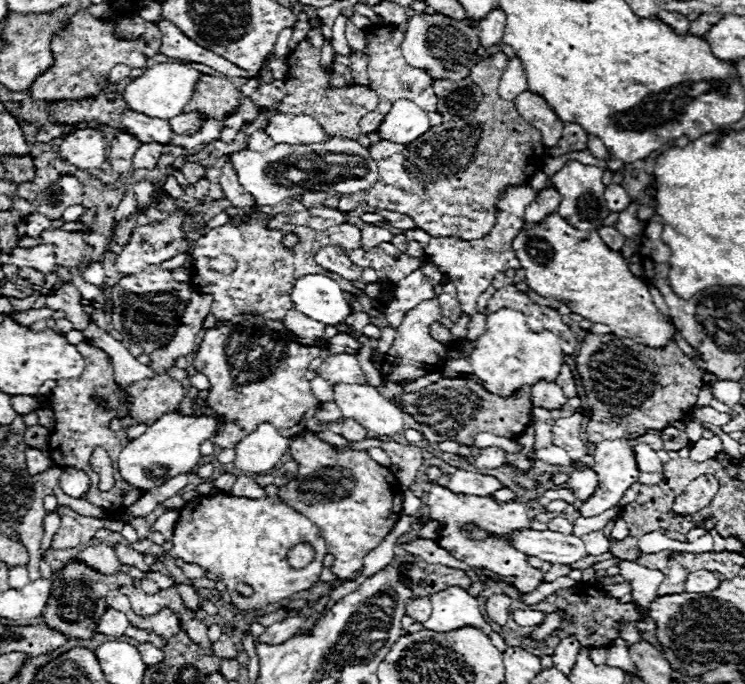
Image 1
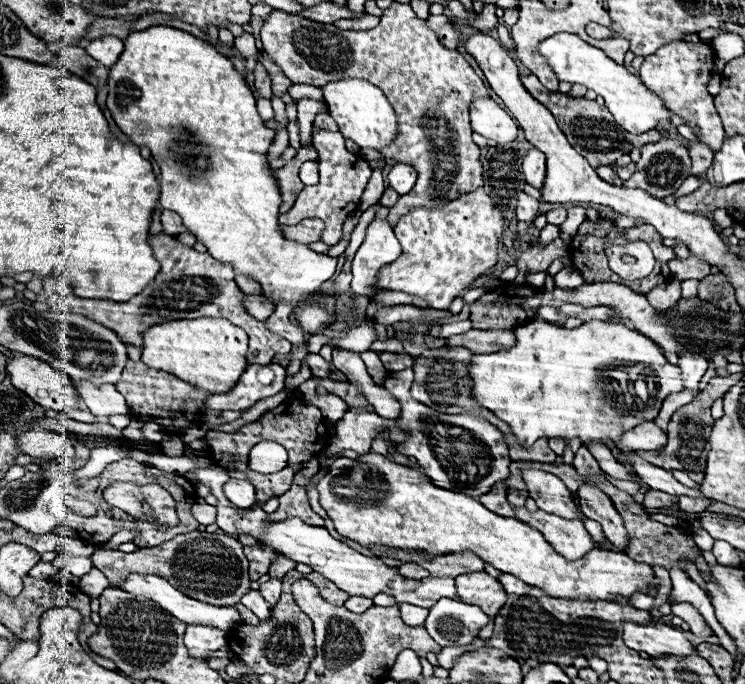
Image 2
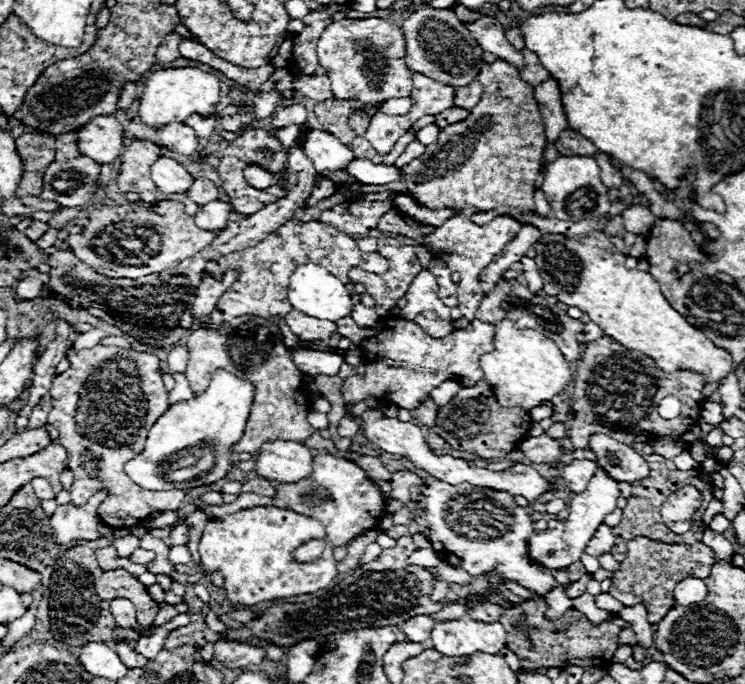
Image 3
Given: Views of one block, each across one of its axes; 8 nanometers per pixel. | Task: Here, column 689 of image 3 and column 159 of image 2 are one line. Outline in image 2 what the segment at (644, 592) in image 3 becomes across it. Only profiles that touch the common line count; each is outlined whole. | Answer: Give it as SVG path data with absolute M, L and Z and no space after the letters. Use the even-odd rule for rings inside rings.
M196 530L188 534L178 534L176 538L160 546L138 548L134 552L112 552L96 548L96 552L92 554L92 562L98 570L106 574L106 578L114 586L122 584L130 574L152 574L168 580L186 596L204 600L206 604L236 604L246 592L250 592L248 560L242 554L242 544L228 534L208 534Z

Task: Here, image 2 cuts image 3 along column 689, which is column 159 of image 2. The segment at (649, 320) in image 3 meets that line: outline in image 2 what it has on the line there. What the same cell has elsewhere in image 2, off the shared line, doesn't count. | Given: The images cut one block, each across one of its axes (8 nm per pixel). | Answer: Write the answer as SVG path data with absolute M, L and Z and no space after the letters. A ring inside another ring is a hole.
M226 318L170 320L150 326L142 334L142 362L170 372L206 392L230 392L246 370L248 334Z

